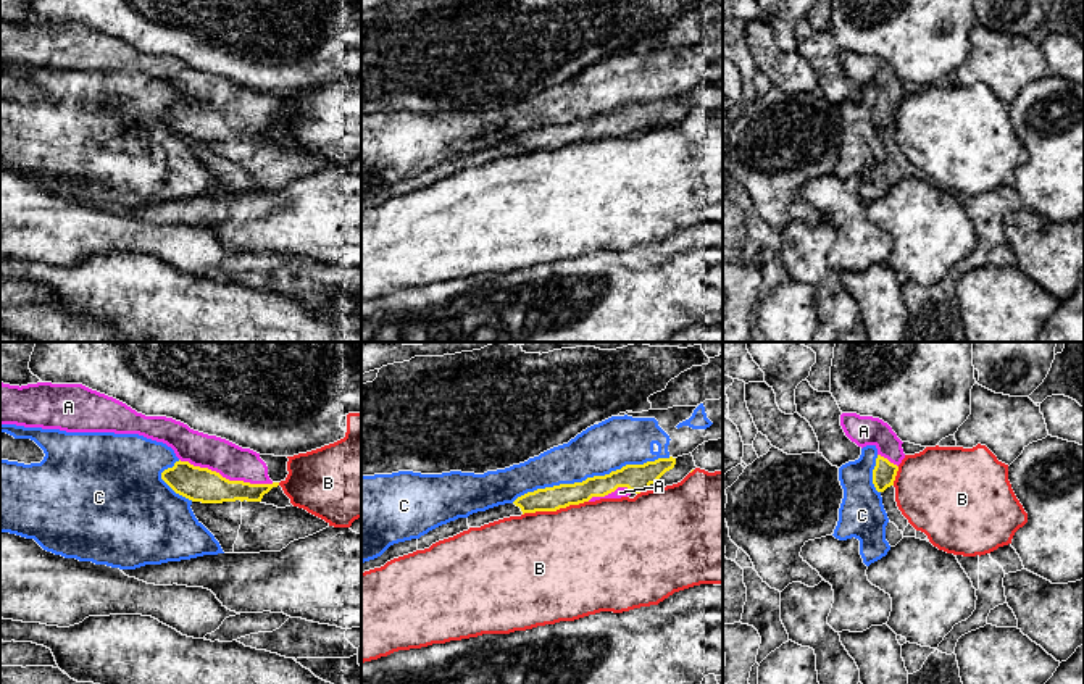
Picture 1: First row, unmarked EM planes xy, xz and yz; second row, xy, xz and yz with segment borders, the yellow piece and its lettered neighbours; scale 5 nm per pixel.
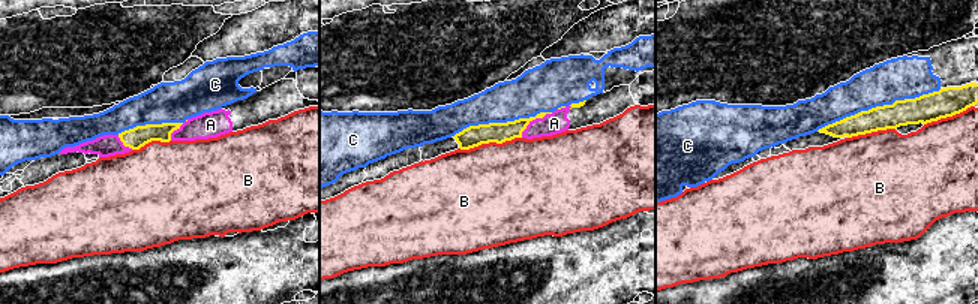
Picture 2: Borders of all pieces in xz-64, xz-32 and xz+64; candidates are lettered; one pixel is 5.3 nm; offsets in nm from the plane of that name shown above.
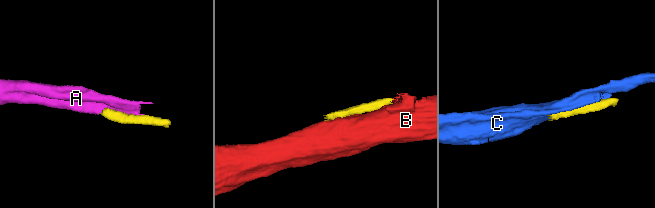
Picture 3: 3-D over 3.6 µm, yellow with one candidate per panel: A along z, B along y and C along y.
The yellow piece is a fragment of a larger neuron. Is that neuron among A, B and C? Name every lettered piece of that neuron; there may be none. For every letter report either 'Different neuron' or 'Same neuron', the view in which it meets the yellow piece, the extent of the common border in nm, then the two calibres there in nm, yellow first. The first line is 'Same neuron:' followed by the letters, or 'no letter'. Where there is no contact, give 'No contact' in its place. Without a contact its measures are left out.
Same neuron: A
A: Same neuron. Touches yellow in xy. Shared border 480 nm. Thickness 180 nm (yellow) against 170 nm
B: Different neuron. Touches yellow in xz. Shared border 340 nm. Thickness 130 nm (yellow) against 500 nm
C: Different neuron. Touches yellow in xz. Shared border 800 nm. Thickness 140 nm (yellow) against 260 nm

